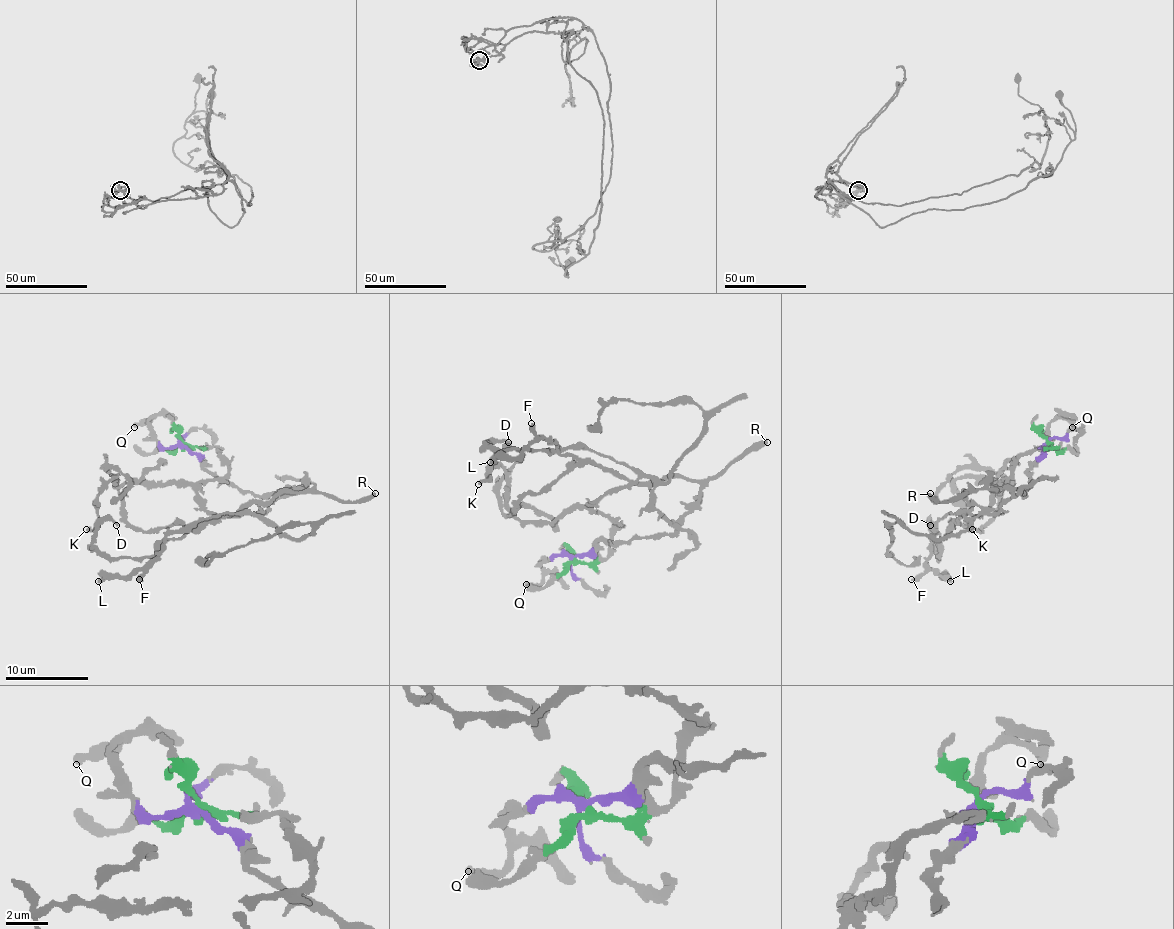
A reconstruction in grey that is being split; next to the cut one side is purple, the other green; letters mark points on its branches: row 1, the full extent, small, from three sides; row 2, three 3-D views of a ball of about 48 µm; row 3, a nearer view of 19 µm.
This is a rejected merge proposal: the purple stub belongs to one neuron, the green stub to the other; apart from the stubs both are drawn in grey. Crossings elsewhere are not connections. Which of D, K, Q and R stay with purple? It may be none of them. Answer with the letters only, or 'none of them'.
Q, R

